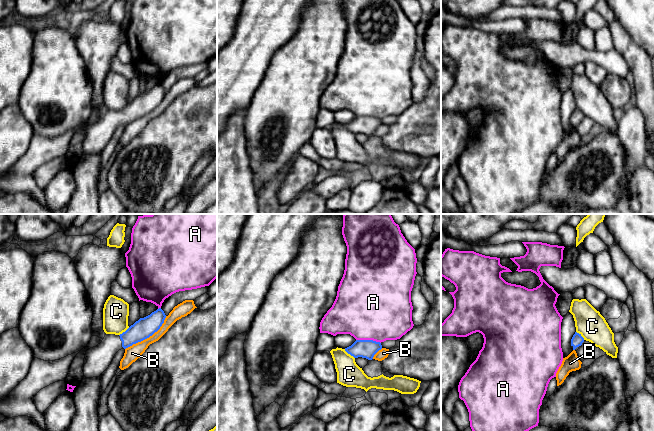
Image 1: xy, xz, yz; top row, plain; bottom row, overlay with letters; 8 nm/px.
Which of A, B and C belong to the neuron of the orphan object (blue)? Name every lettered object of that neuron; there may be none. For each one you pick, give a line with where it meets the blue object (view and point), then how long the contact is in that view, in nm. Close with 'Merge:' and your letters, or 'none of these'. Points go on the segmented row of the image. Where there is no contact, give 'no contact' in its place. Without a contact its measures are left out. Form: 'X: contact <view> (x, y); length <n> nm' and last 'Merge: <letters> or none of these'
Merge: none of these

